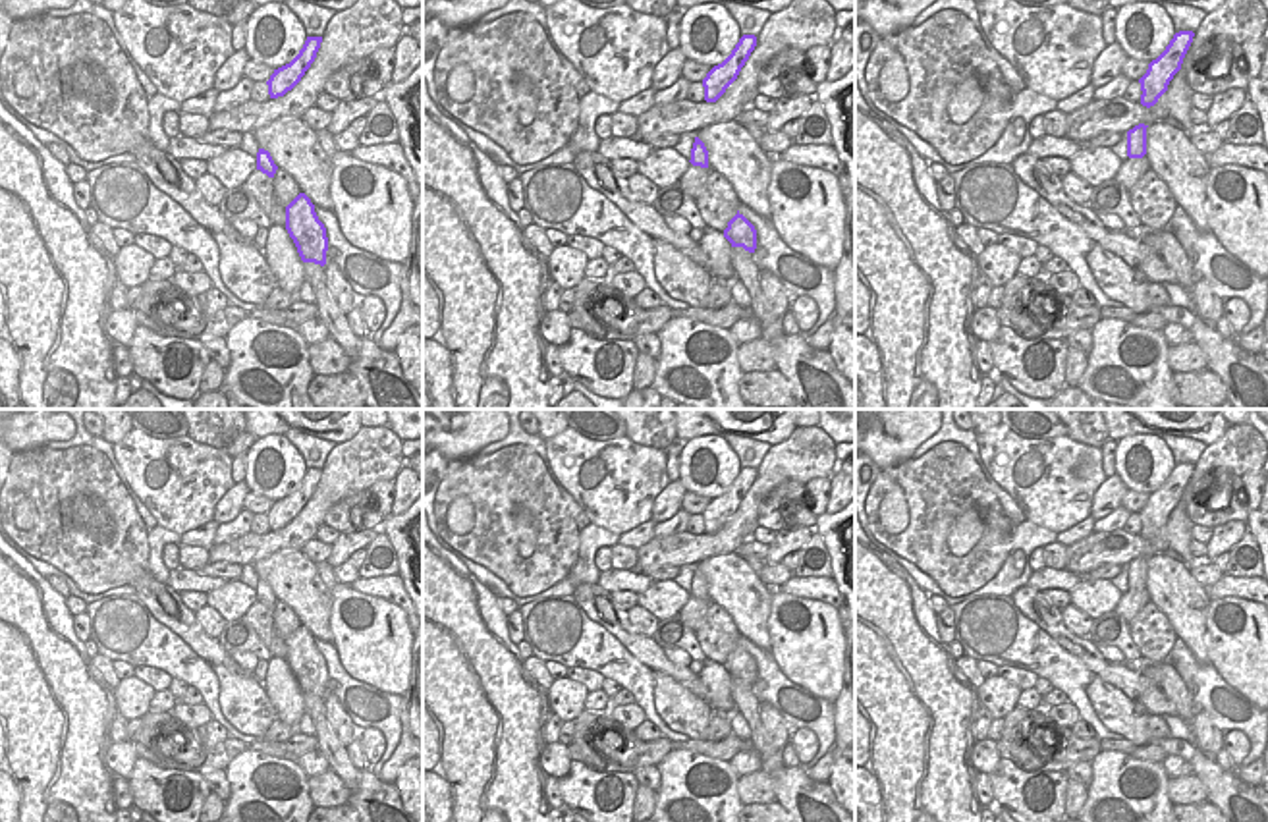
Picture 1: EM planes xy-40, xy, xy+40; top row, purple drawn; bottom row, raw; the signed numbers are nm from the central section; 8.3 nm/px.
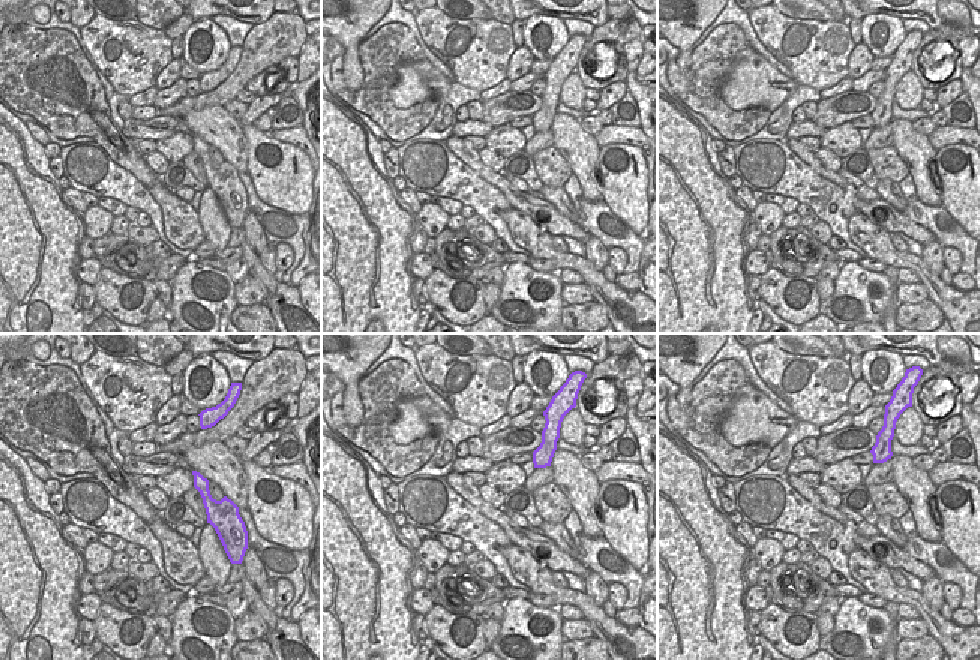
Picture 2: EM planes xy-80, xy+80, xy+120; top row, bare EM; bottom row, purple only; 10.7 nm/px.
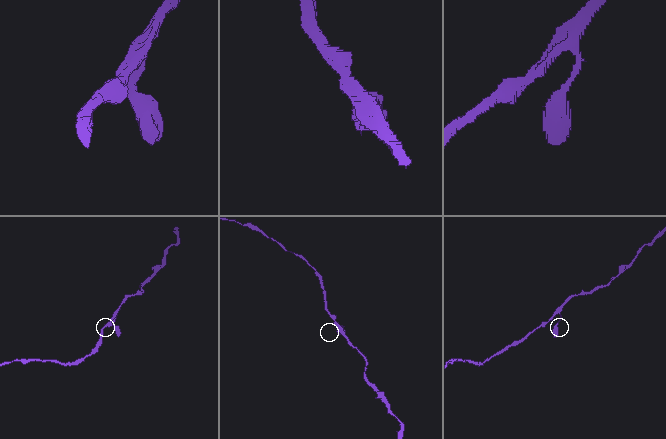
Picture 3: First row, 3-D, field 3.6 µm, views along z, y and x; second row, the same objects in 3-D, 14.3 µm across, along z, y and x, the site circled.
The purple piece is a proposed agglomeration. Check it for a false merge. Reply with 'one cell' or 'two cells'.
one cell

